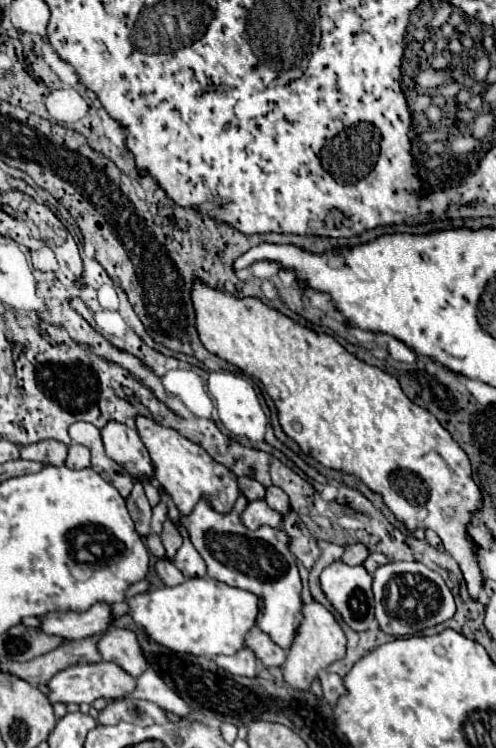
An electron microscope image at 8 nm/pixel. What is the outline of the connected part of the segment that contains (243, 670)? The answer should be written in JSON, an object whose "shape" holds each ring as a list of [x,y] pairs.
{"shape":[[[239,649],[235,655],[219,655],[213,659],[219,667],[223,667],[227,673],[233,673],[233,675],[243,675],[243,677],[253,677],[255,675],[255,667],[257,667],[257,661],[255,657],[251,657],[251,651],[249,649]]]}

